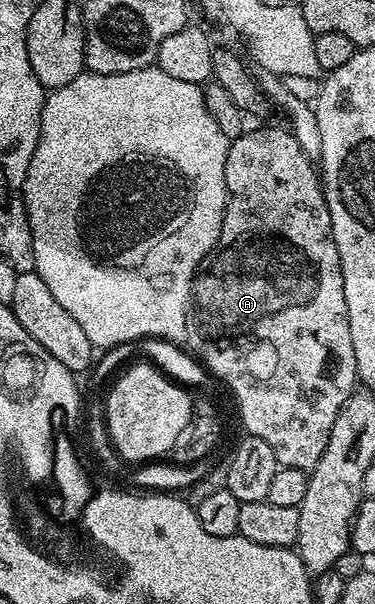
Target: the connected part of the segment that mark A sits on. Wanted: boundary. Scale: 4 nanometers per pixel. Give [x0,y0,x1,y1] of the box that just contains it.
[184,126,359,473]

